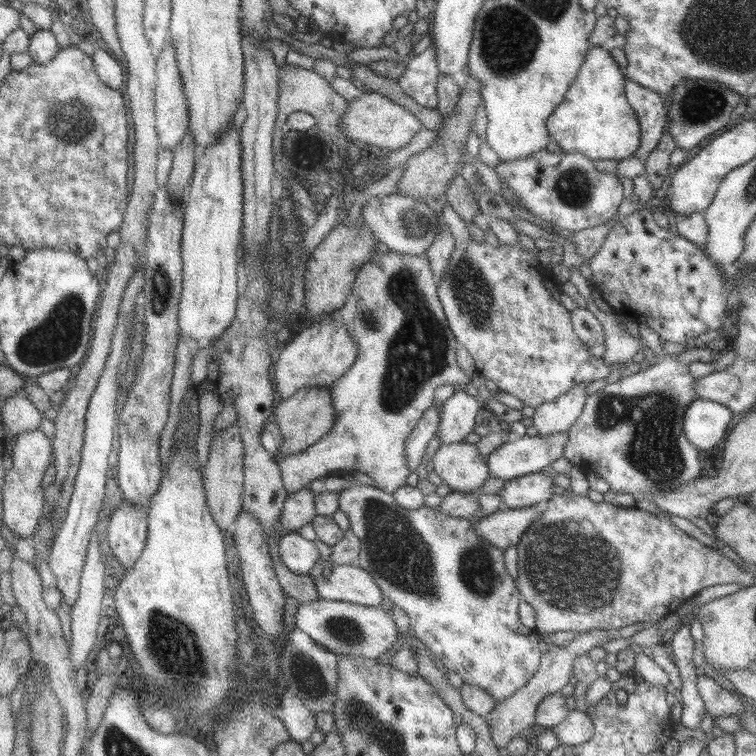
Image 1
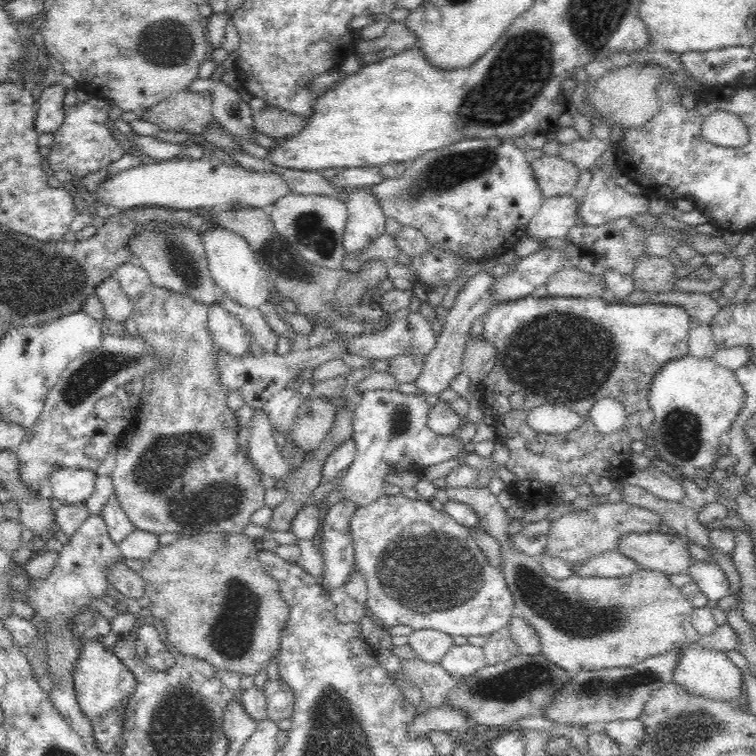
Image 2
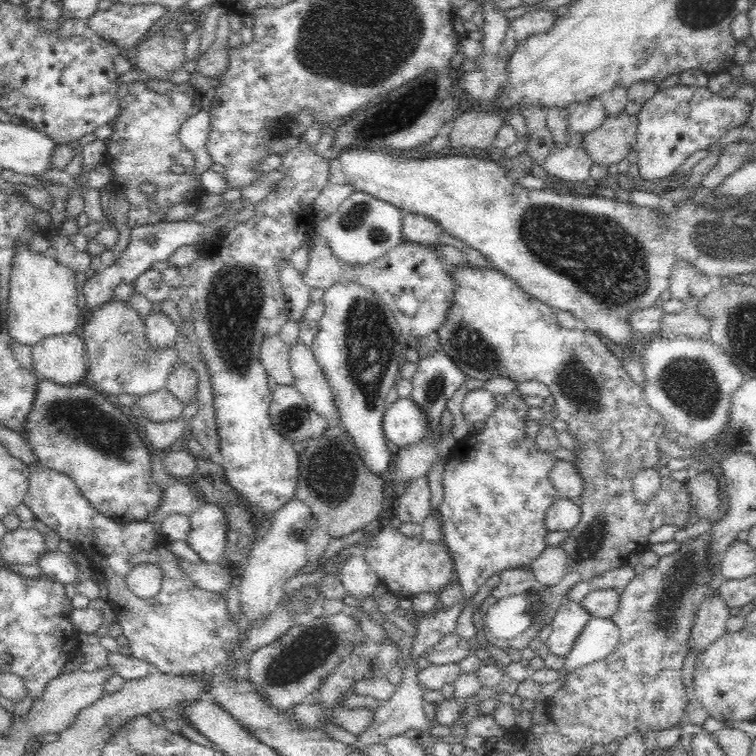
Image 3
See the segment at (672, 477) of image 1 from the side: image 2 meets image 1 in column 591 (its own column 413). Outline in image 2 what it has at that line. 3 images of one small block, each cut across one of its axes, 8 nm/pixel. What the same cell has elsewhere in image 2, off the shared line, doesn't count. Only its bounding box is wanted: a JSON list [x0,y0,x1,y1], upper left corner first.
[336,390,465,508]

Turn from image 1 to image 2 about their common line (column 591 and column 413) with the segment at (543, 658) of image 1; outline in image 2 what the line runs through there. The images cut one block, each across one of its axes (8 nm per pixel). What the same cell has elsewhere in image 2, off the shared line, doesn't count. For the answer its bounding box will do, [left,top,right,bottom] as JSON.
[409,628,454,663]

